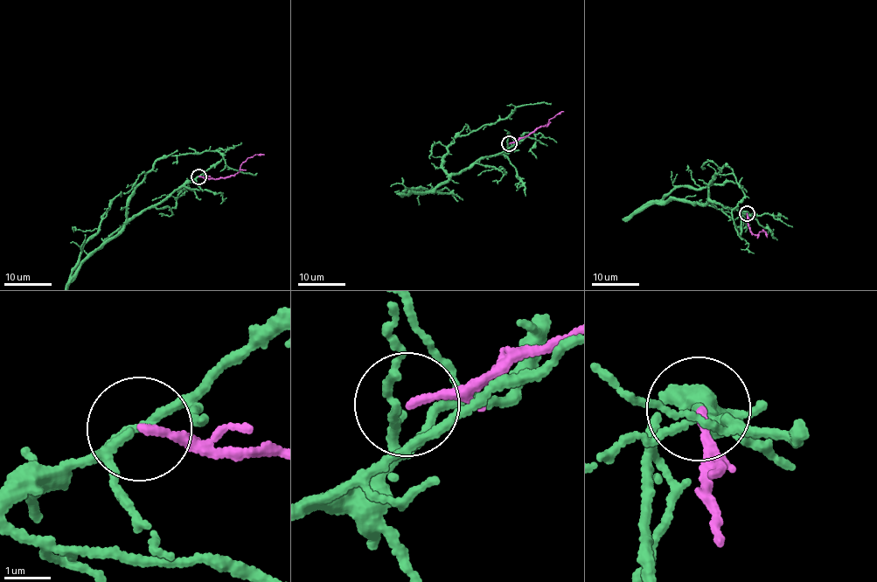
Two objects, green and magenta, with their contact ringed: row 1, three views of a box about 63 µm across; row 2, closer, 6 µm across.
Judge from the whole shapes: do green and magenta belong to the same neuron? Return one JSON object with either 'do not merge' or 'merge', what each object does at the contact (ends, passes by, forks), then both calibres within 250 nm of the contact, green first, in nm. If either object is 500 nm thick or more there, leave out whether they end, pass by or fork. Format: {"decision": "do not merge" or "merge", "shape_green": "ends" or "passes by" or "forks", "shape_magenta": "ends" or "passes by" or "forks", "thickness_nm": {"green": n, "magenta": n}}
{"decision": "merge", "shape_green": "passes by", "shape_magenta": "ends", "thickness_nm": {"green": 120, "magenta": 160}}

